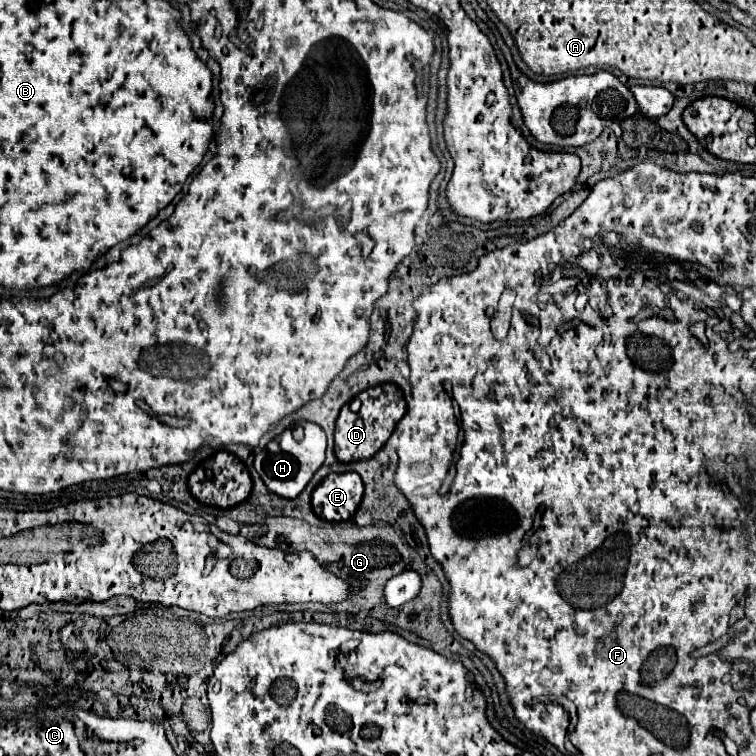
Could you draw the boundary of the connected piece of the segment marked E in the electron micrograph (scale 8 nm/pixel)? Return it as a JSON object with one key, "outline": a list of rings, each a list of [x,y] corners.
{"outline":[[[331,473],[313,491],[311,505],[323,520],[346,521],[358,509],[363,493],[364,484],[357,473]]]}

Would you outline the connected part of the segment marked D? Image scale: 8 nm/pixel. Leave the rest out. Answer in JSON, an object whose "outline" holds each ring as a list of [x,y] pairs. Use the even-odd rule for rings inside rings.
{"outline":[[[379,384],[367,388],[357,398],[361,400],[359,412],[353,412],[349,406],[343,406],[335,422],[335,456],[339,462],[355,462],[375,456],[389,440],[395,430],[395,424],[403,418],[407,410],[403,394],[395,384]]]}

